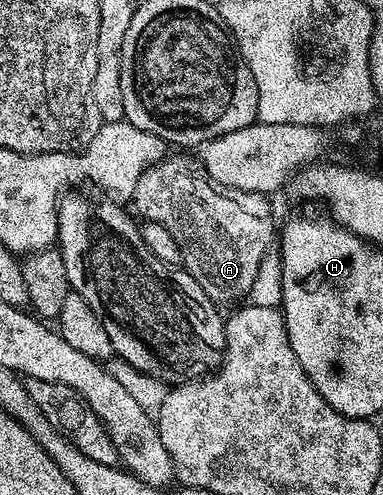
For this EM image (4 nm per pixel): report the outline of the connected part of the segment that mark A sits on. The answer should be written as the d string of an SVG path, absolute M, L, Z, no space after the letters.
M168 156L137 180L134 202L134 213L140 219L161 224L175 237L182 269L201 284L212 302L238 303L250 295L257 268L277 234L277 222L275 226L270 201L264 195L213 180L202 161Z

